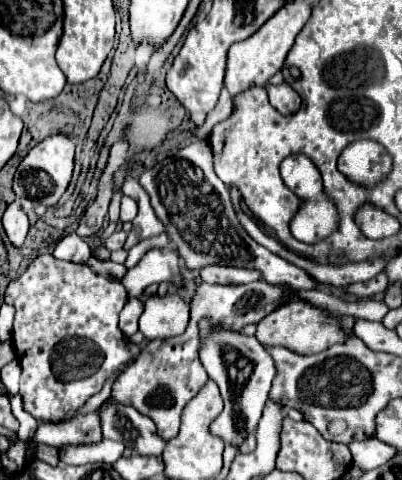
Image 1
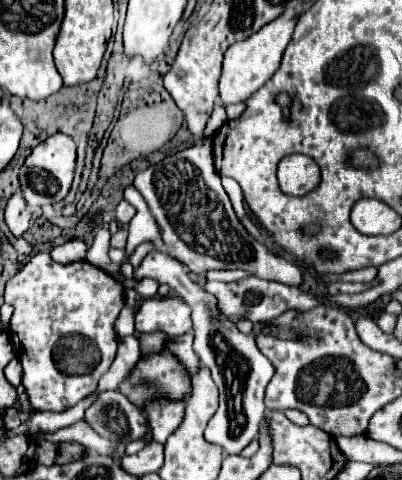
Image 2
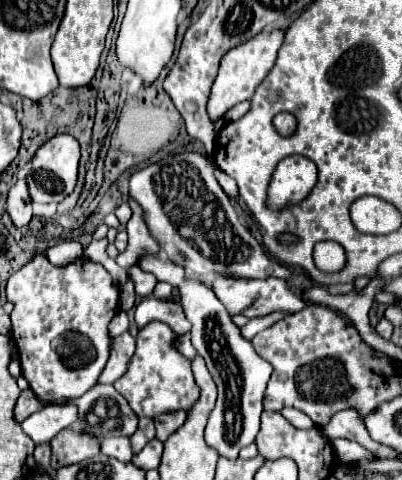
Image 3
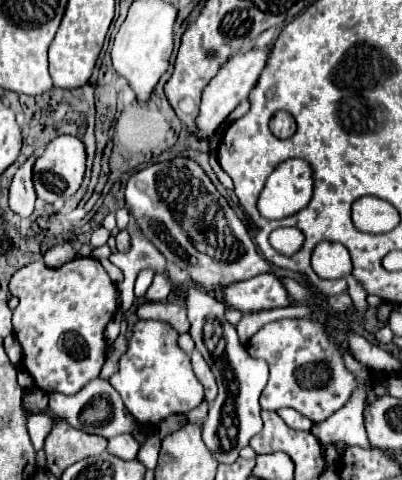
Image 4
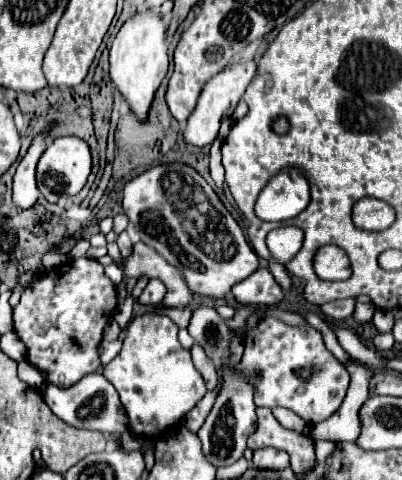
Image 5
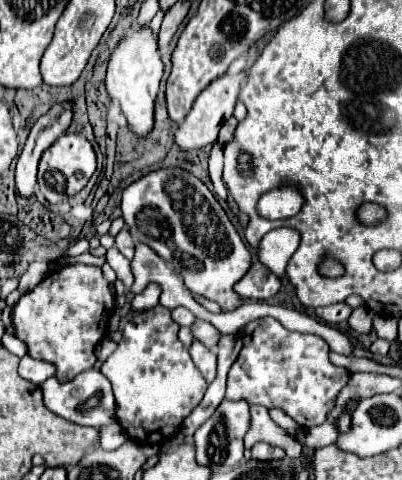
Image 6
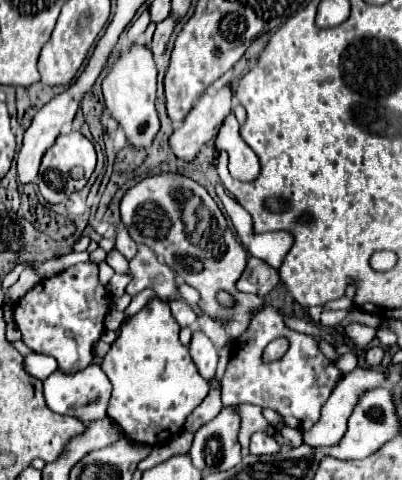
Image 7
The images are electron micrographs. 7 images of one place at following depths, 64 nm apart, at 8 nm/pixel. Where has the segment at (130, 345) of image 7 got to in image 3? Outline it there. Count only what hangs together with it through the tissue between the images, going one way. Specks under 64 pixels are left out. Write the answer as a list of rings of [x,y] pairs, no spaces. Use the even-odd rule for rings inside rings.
[[[162,322],[148,324],[136,336],[136,354],[130,362],[128,372],[114,382],[114,388],[128,400],[138,416],[154,418],[170,410],[188,410],[198,398],[198,386],[192,378],[190,362],[172,346],[176,334]]]

